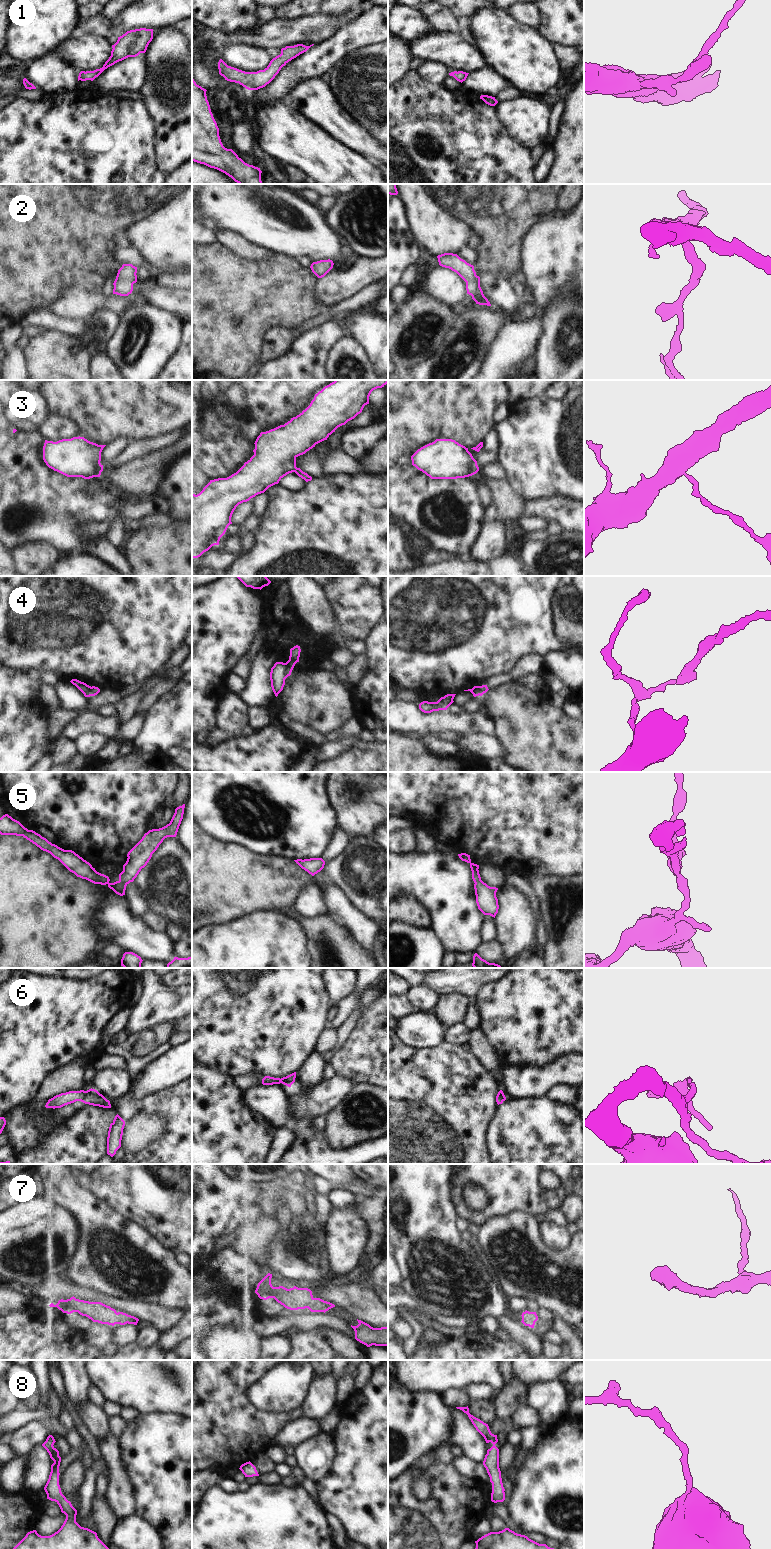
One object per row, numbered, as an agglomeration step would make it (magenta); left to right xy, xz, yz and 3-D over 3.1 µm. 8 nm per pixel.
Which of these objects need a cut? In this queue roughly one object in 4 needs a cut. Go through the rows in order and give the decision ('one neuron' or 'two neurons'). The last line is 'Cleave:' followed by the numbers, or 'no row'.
1: one neuron
2: one neuron
3: one neuron
4: two neurons
5: one neuron
6: one neuron
7: one neuron
8: one neuron
Cleave: 4

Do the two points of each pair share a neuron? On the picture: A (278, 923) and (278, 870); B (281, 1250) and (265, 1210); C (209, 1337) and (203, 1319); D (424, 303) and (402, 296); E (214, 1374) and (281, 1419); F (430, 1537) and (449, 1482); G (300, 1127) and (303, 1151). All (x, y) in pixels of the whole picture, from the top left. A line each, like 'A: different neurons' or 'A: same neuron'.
A: different neurons
B: different neurons
C: different neurons
D: different neurons
E: same neuron
F: same neuron
G: same neuron

